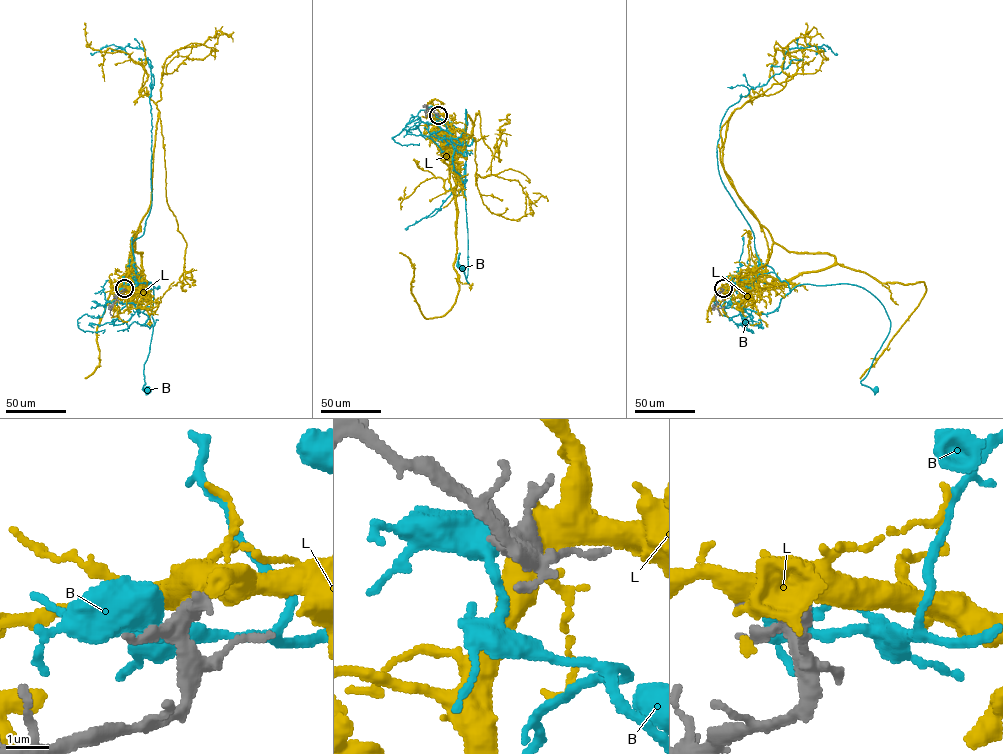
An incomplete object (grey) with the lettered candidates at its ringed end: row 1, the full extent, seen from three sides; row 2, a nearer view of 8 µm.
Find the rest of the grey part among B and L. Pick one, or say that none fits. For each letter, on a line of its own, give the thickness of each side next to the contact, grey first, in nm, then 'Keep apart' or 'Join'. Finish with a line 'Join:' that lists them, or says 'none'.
B: Thickness 360 nm (grey) against 500 nm. Keep apart
L: Thickness 320 nm (grey) against 460 nm. Keep apart
Join: none

